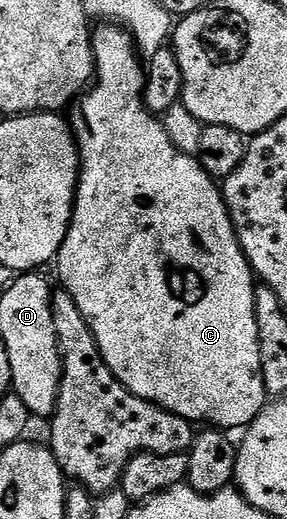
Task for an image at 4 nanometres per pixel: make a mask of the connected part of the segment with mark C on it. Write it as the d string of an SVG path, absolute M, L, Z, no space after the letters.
M104 22L99 27L100 29L92 32L94 79L87 91L79 97L75 105L76 113L70 116L76 147L80 149L80 178L76 181L76 205L72 208L72 225L68 228L59 254L56 255L54 269L56 268L61 282L64 283L61 284L63 291L68 292L70 298L74 298L74 306L78 306L82 318L90 326L106 366L110 366L113 374L135 396L148 400L159 408L165 408L167 412L178 414L189 422L205 420L208 423L205 425L216 430L243 430L254 422L254 418L258 418L258 414L270 400L262 374L258 322L254 318L257 281L236 237L221 185L204 169L195 155L183 153L174 146L164 128L163 119L144 104L146 68L138 55L135 40L127 29L114 22Z

